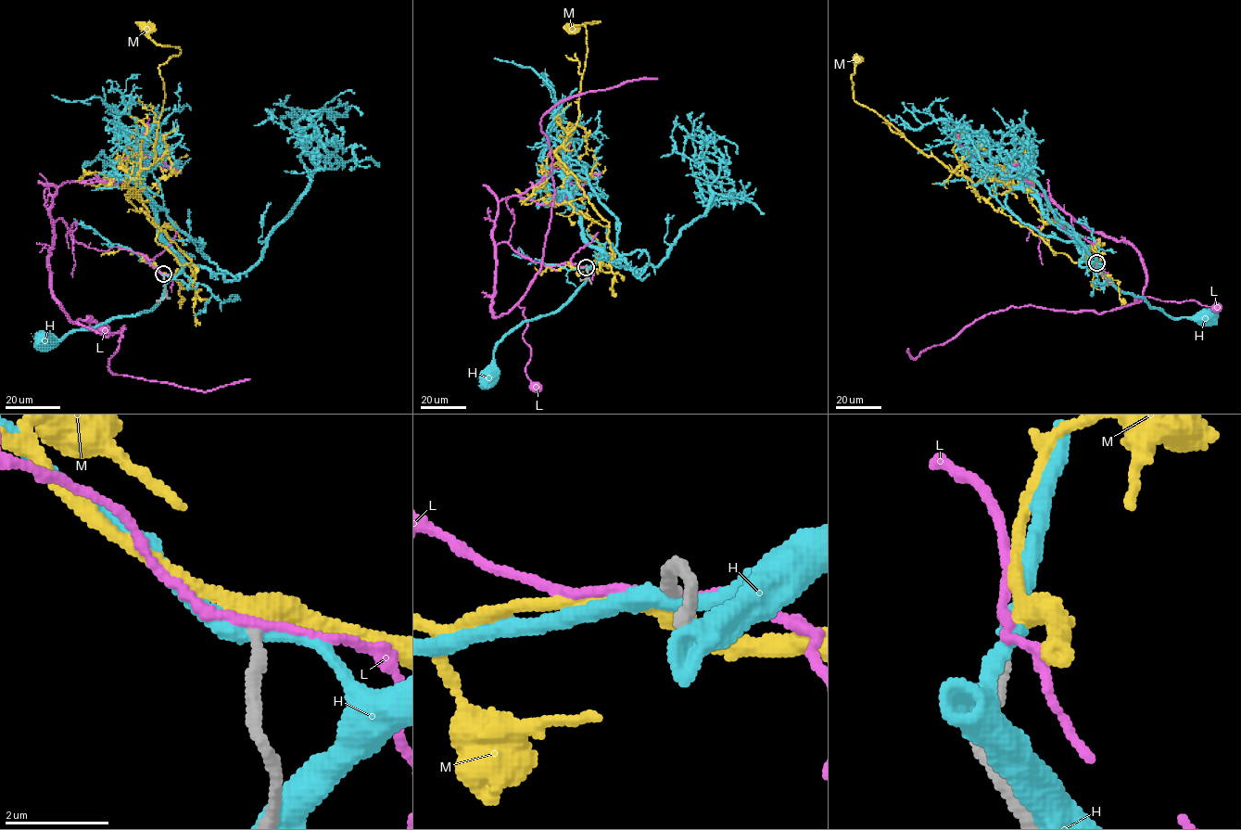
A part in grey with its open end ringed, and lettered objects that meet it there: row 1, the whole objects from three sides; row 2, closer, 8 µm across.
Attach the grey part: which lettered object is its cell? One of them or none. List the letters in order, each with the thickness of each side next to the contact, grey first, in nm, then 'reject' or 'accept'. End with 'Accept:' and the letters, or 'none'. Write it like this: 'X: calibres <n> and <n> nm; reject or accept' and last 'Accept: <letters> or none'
H: calibres 240 and 320 nm; reject
L: calibres 220 and 150 nm; reject
M: calibres 220 and 360 nm; accept
Accept: M

